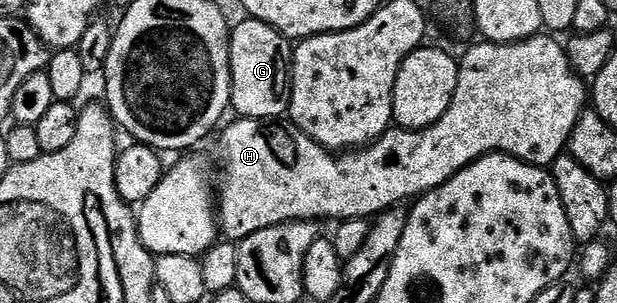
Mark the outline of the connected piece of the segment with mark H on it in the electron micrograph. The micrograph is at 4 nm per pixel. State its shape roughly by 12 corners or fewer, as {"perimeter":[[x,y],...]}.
{"perimeter":[[540,32],[480,41],[445,116],[339,153],[222,127],[217,226],[371,220],[487,154],[550,167],[589,90]]}

